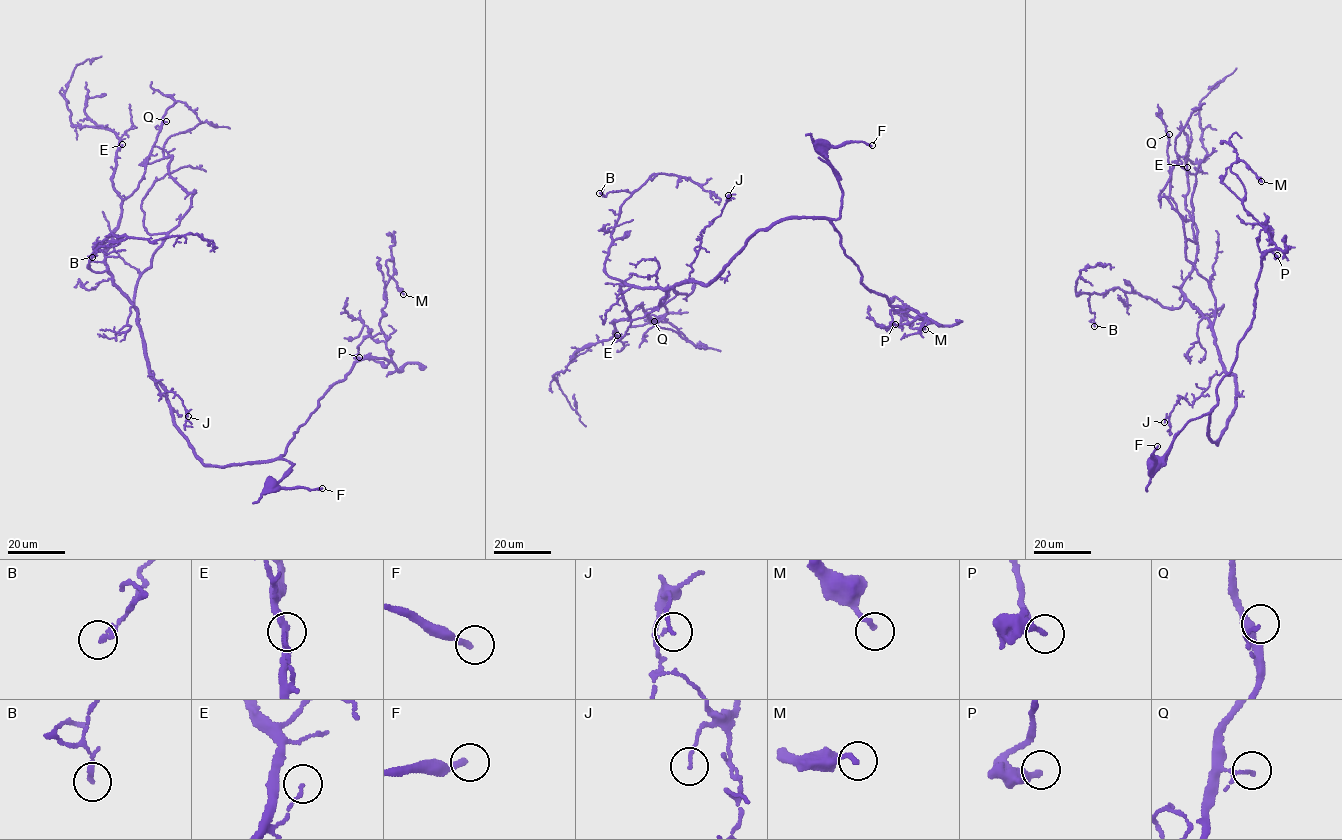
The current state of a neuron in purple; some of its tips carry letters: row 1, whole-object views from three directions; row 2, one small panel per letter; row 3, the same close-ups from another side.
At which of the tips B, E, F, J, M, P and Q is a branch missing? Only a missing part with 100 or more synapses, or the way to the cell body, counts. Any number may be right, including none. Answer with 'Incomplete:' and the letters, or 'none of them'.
Incomplete: none of them

